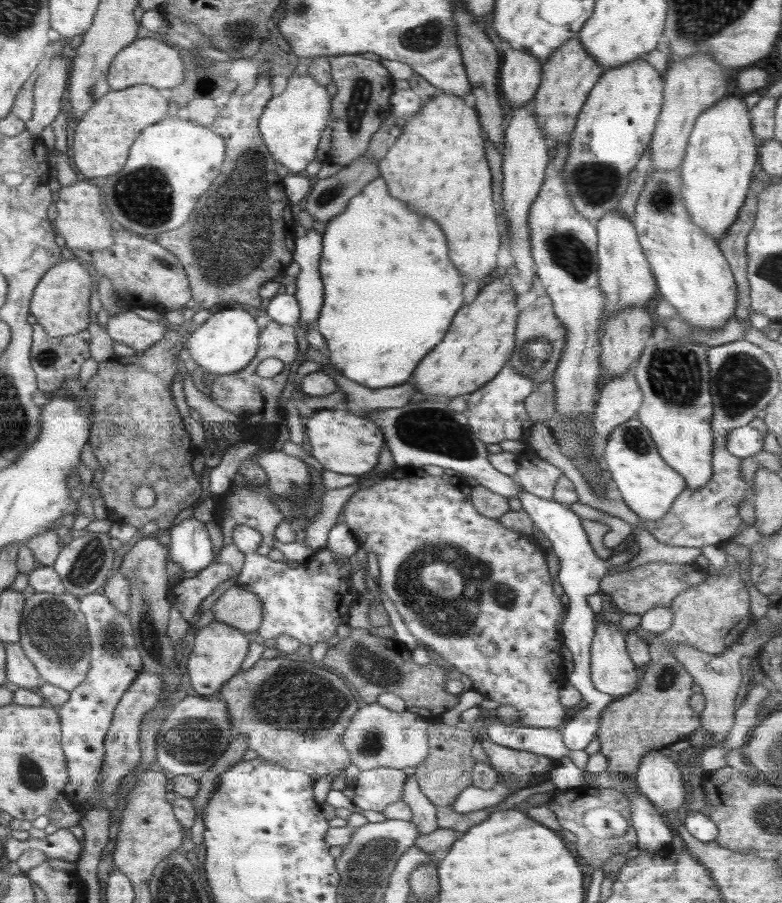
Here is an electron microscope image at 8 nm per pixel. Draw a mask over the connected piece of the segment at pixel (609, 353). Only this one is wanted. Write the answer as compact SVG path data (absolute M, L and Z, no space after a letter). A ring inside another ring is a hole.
M634 305L634 308L624 308L620 314L610 317L604 322L605 332L599 340L600 348L600 366L605 376L604 381L620 378L630 370L630 366L638 360L644 347L652 340L655 325L648 313L648 308L644 305Z

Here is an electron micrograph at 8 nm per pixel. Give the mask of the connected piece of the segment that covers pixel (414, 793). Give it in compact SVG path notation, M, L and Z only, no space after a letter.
M413 776L406 780L401 798L410 806L413 815L410 822L418 830L418 836L426 836L439 829L437 817L440 808L422 794L420 786Z

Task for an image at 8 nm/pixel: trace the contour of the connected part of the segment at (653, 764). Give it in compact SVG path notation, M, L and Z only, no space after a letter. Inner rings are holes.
M648 751L635 776L637 787L664 812L674 812L686 801L685 772L660 751Z

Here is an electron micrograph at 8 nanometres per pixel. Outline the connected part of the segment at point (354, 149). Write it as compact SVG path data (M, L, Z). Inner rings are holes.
M360 55L330 58L330 68L336 95L332 97L329 118L332 134L327 160L344 166L365 154L373 134L383 122L382 118L386 118L382 112L390 112L389 98L394 87L390 72L380 62Z

